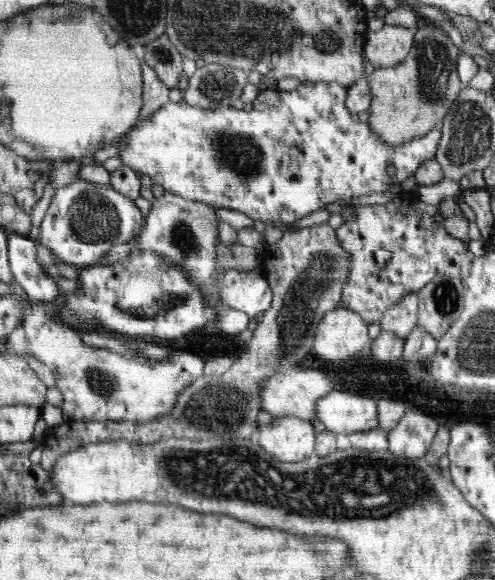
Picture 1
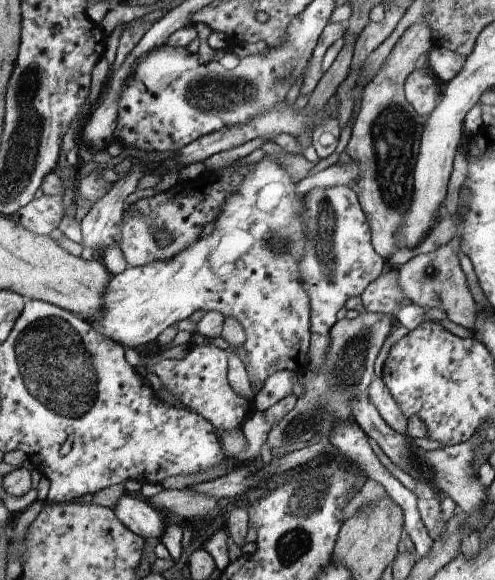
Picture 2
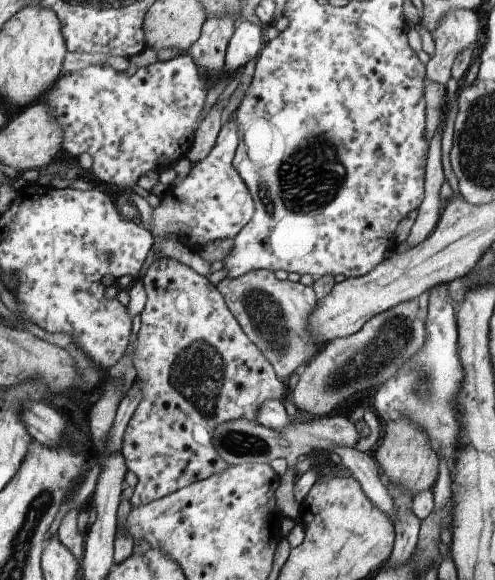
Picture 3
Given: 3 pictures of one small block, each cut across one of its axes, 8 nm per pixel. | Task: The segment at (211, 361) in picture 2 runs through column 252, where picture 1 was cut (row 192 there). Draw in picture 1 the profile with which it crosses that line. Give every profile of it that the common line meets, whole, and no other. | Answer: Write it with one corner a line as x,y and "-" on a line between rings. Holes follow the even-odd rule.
403,189
394,194
393,201
389,203
356,206
352,214
348,214
348,218
340,218
340,226
336,229
337,241
349,258
345,281
341,284
341,308
358,313
366,324
376,323
395,302
402,300
407,294
418,292
436,275
467,279
472,261
466,255
466,242
448,233
447,218
448,214
444,214
439,205
430,206
418,198
416,190

